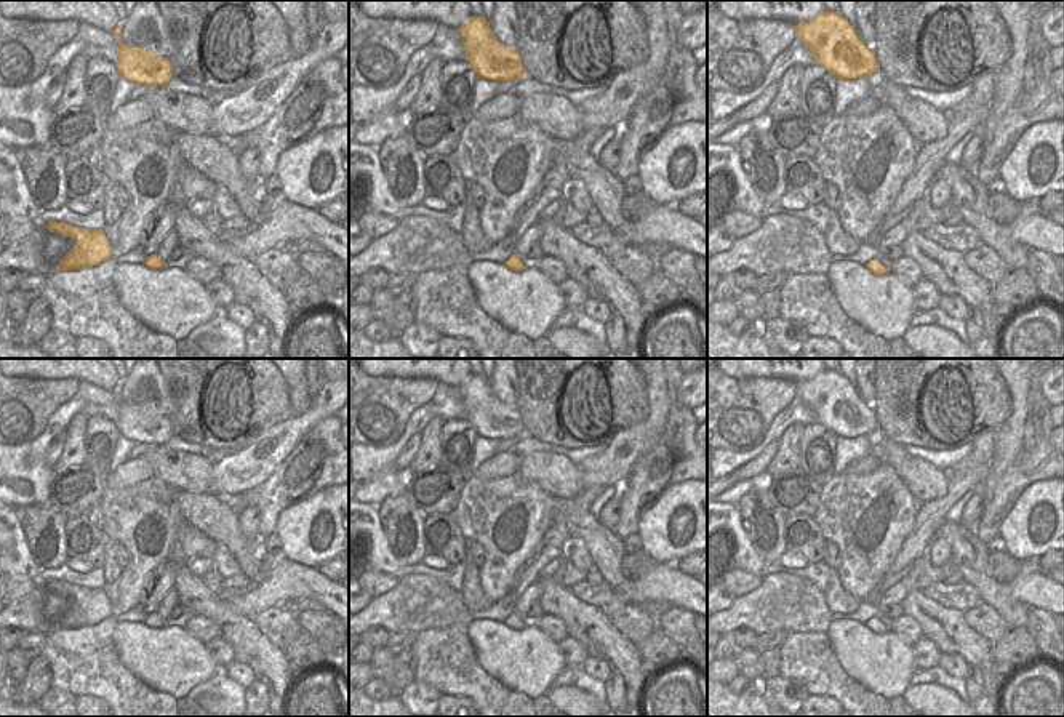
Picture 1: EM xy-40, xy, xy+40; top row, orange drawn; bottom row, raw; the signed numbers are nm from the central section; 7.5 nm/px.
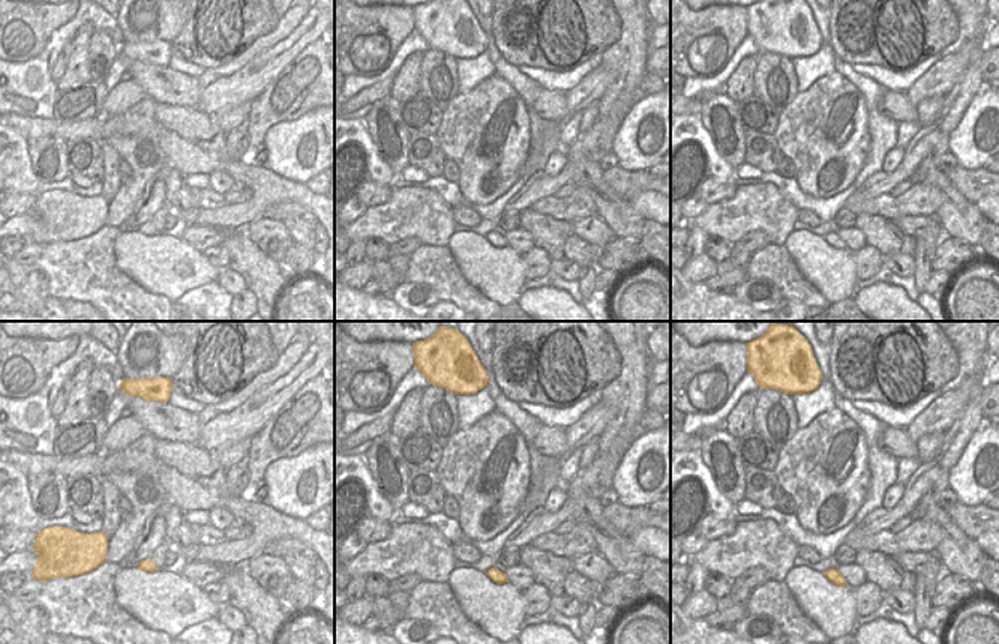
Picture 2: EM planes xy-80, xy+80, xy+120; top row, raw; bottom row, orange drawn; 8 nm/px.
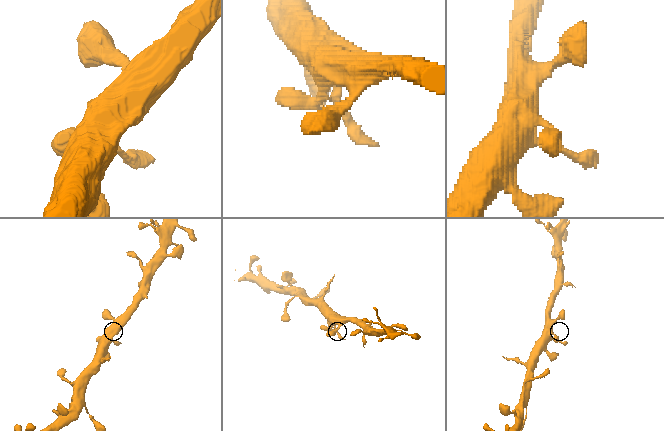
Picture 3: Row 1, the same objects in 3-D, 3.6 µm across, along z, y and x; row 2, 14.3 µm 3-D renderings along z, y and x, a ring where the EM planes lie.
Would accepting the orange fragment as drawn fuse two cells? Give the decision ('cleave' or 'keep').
keep

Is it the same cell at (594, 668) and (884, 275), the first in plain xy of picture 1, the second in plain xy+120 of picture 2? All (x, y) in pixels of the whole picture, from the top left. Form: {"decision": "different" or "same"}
{"decision": "different"}

